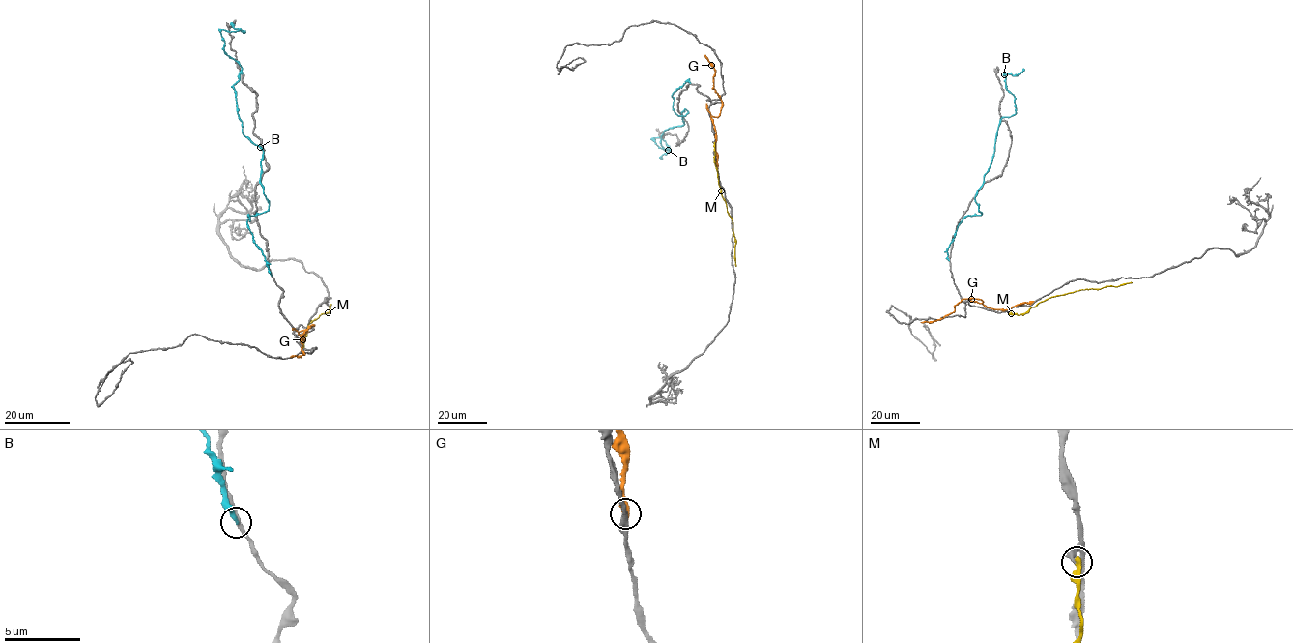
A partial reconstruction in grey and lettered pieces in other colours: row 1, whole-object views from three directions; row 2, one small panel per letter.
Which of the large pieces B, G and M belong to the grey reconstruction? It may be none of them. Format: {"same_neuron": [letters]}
{"same_neuron": []}

